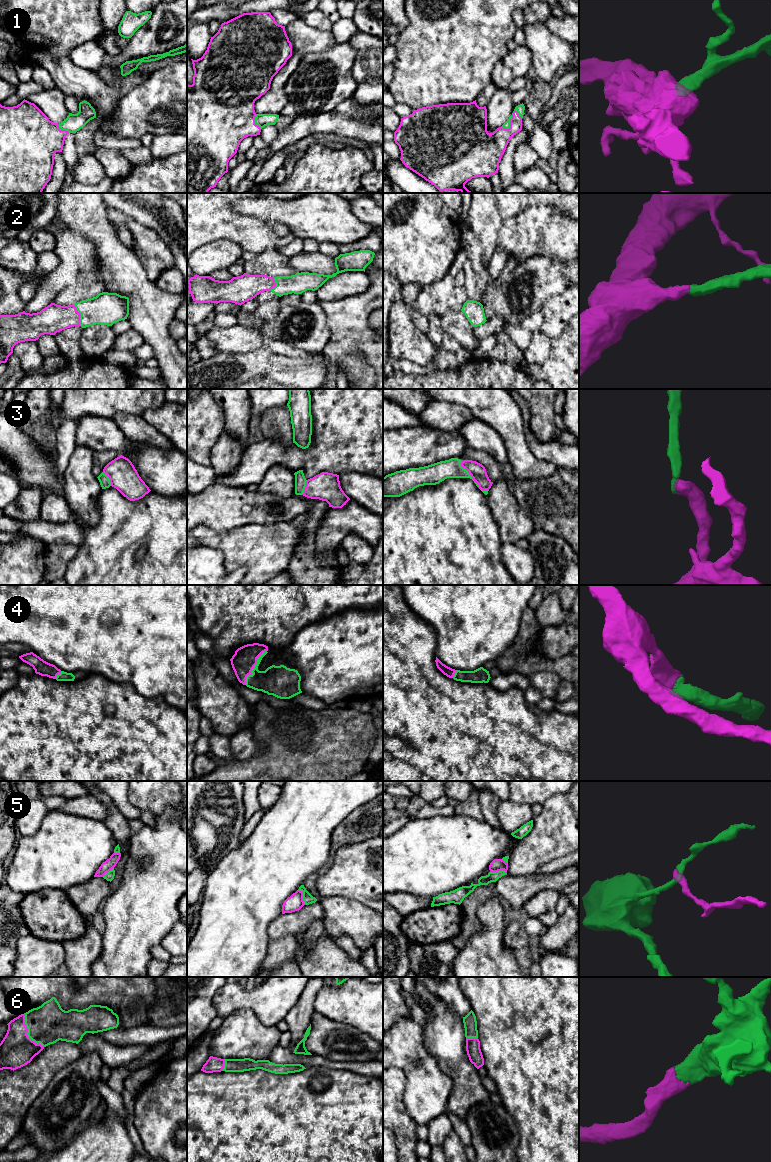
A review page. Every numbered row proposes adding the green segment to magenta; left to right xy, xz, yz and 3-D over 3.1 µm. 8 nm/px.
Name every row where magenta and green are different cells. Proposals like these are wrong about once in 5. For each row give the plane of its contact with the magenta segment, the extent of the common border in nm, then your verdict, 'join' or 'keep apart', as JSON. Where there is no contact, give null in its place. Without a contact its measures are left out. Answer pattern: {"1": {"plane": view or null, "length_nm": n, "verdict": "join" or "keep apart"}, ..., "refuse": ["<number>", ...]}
{"1": {"plane": "yz", "length_nm": 190, "verdict": "join"}, "2": {"plane": "xy", "length_nm": 180, "verdict": "join"}, "3": {"plane": "yz", "length_nm": 320, "verdict": "join"}, "4": {"plane": "xz", "length_nm": 340, "verdict": "join"}, "5": {"plane": "yz", "length_nm": 140, "verdict": "keep apart"}, "6": {"plane": "xy", "length_nm": 320, "verdict": "join"}, "refuse": ["5"]}

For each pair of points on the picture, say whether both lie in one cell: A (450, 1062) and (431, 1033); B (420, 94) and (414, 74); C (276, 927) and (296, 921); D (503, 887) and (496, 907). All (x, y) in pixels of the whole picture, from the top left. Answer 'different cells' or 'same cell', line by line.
A: same cell
B: same cell
C: same cell
D: different cells

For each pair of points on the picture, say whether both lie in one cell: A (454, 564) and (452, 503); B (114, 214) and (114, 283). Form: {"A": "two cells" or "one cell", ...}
{"A": "one cell", "B": "two cells"}

